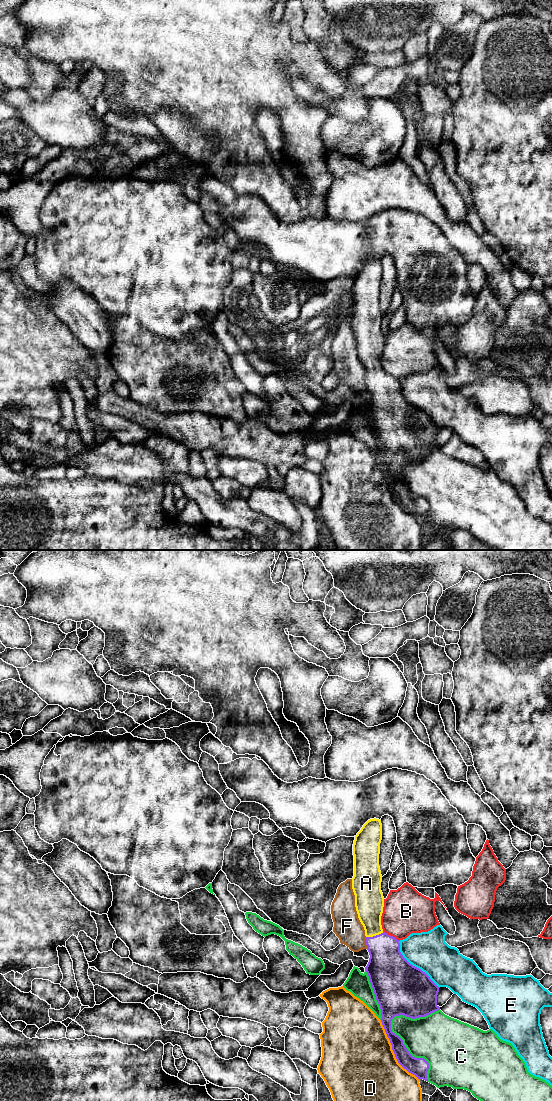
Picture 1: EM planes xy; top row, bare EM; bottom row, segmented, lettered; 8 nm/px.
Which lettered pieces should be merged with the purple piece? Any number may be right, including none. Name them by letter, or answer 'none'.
A

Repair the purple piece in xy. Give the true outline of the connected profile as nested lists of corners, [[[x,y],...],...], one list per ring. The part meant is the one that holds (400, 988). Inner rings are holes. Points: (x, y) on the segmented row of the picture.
[[[374,818],[363,825],[353,844],[352,889],[370,955],[365,969],[381,1009],[382,1025],[398,1063],[418,1079],[428,1082],[429,1063],[409,1053],[403,1040],[392,1032],[391,1021],[395,1016],[416,1019],[440,1010],[437,1005],[440,987],[425,972],[410,964],[400,952],[399,940],[382,929],[381,840],[381,820]]]

